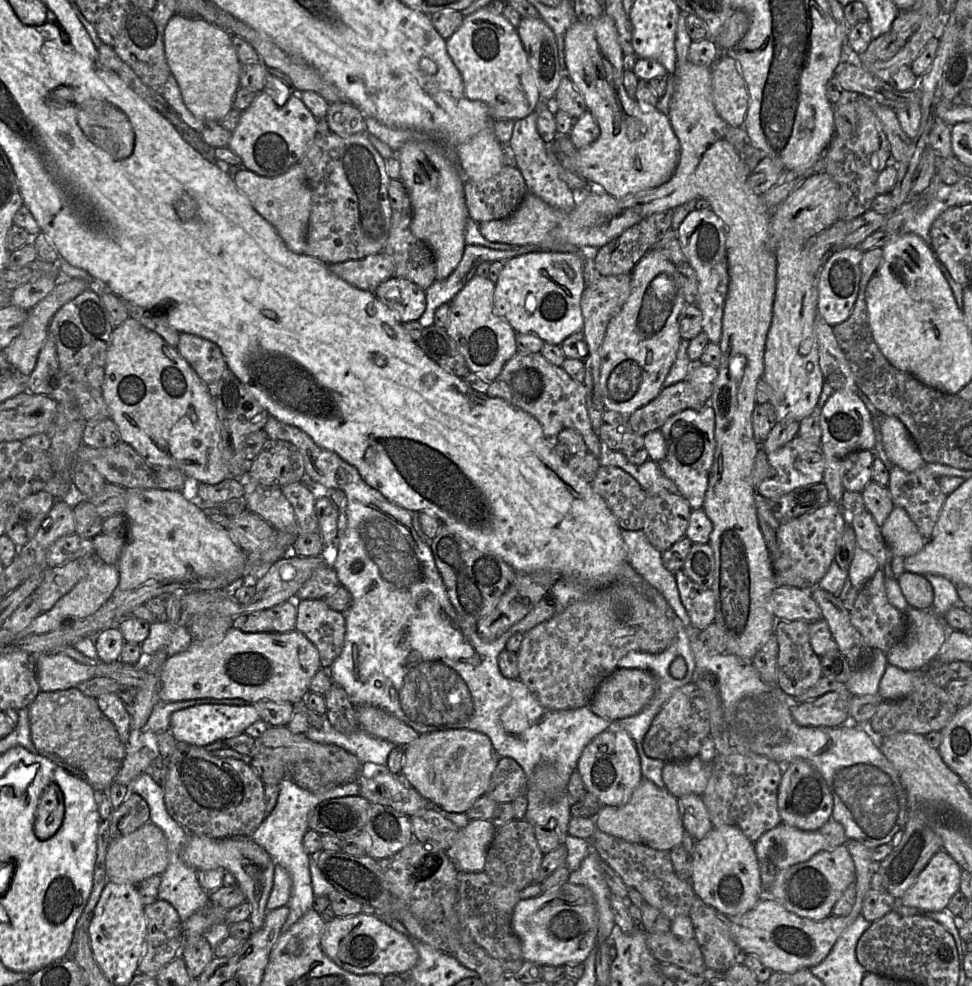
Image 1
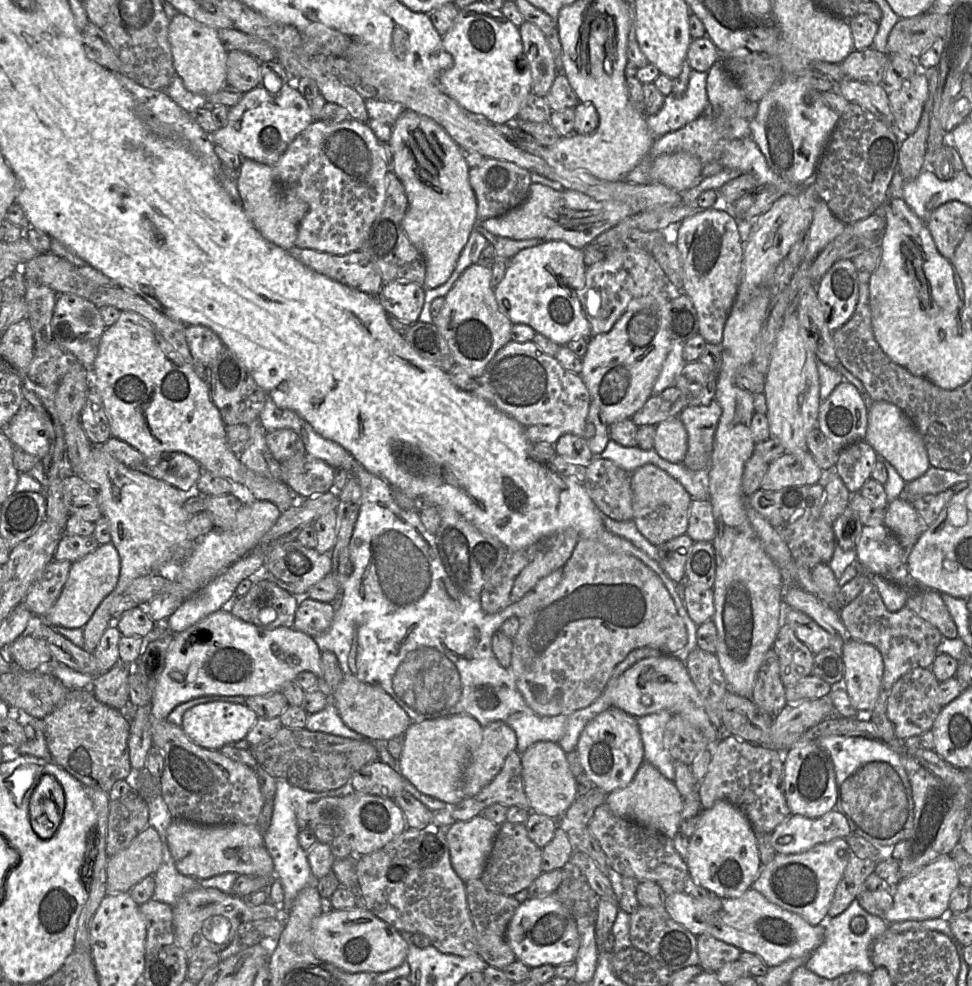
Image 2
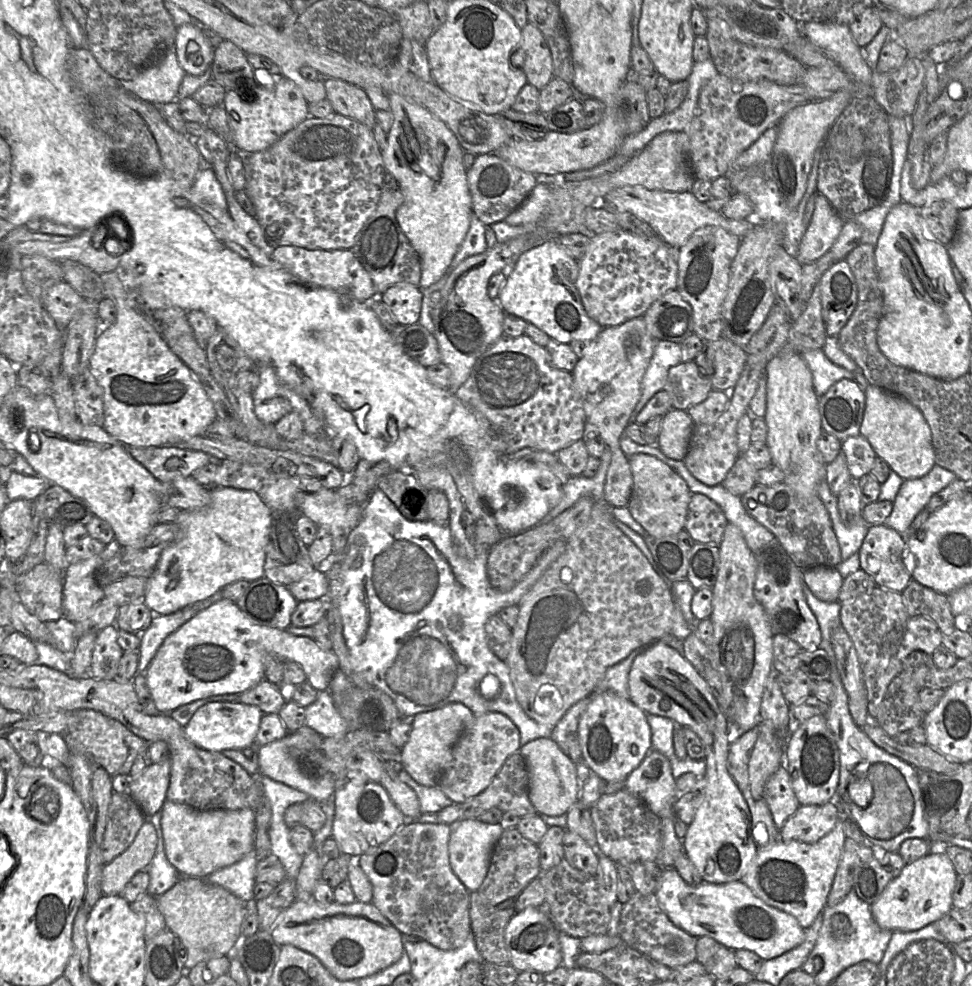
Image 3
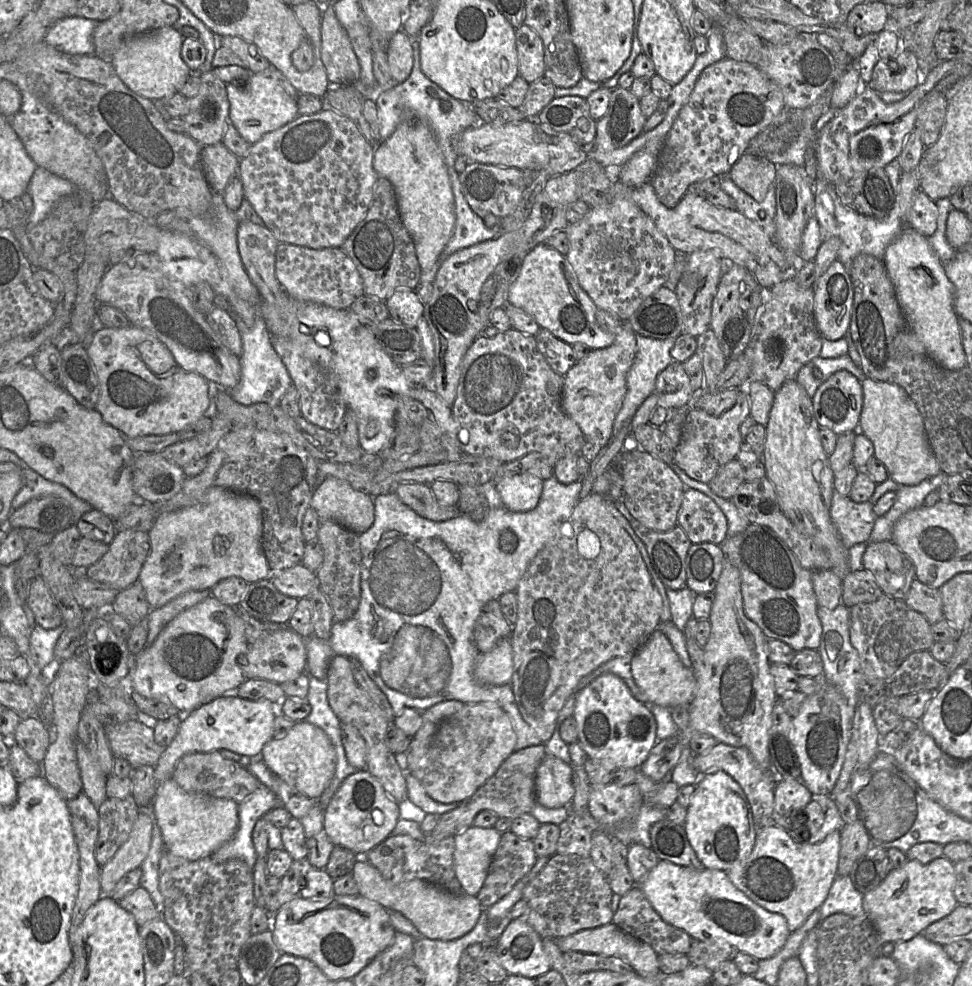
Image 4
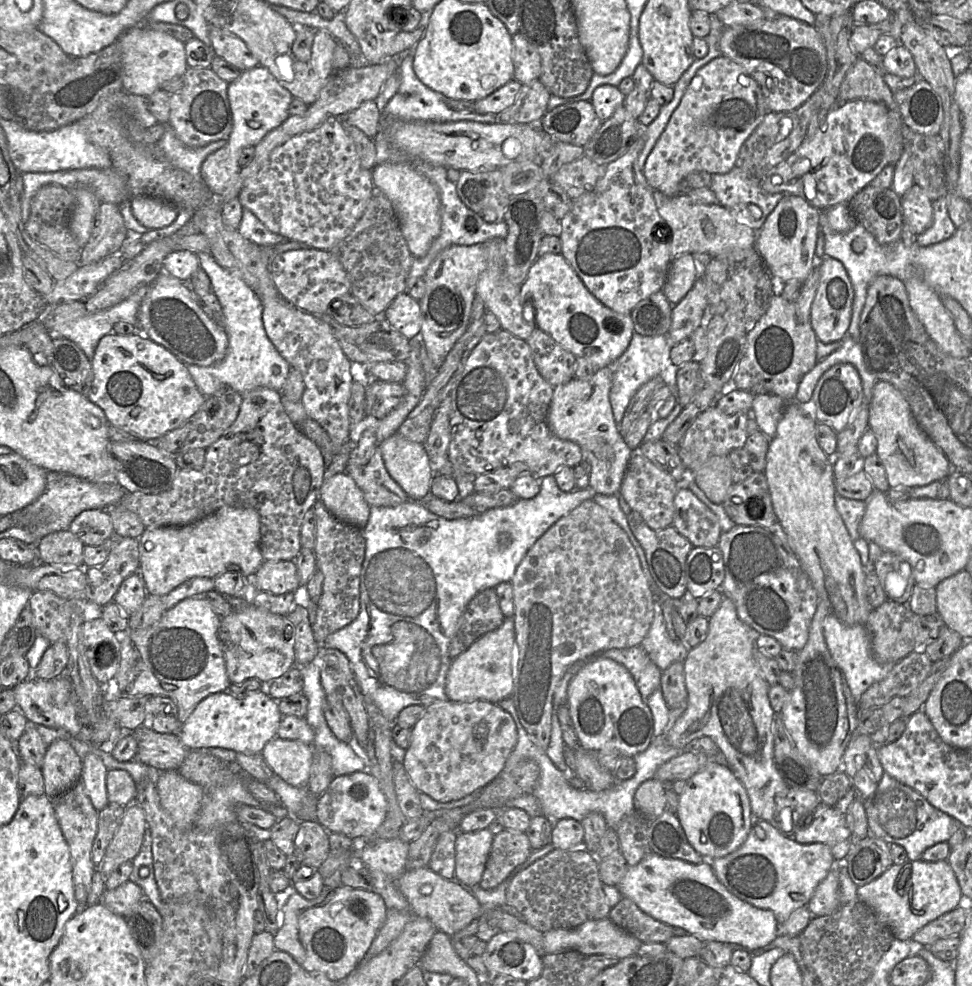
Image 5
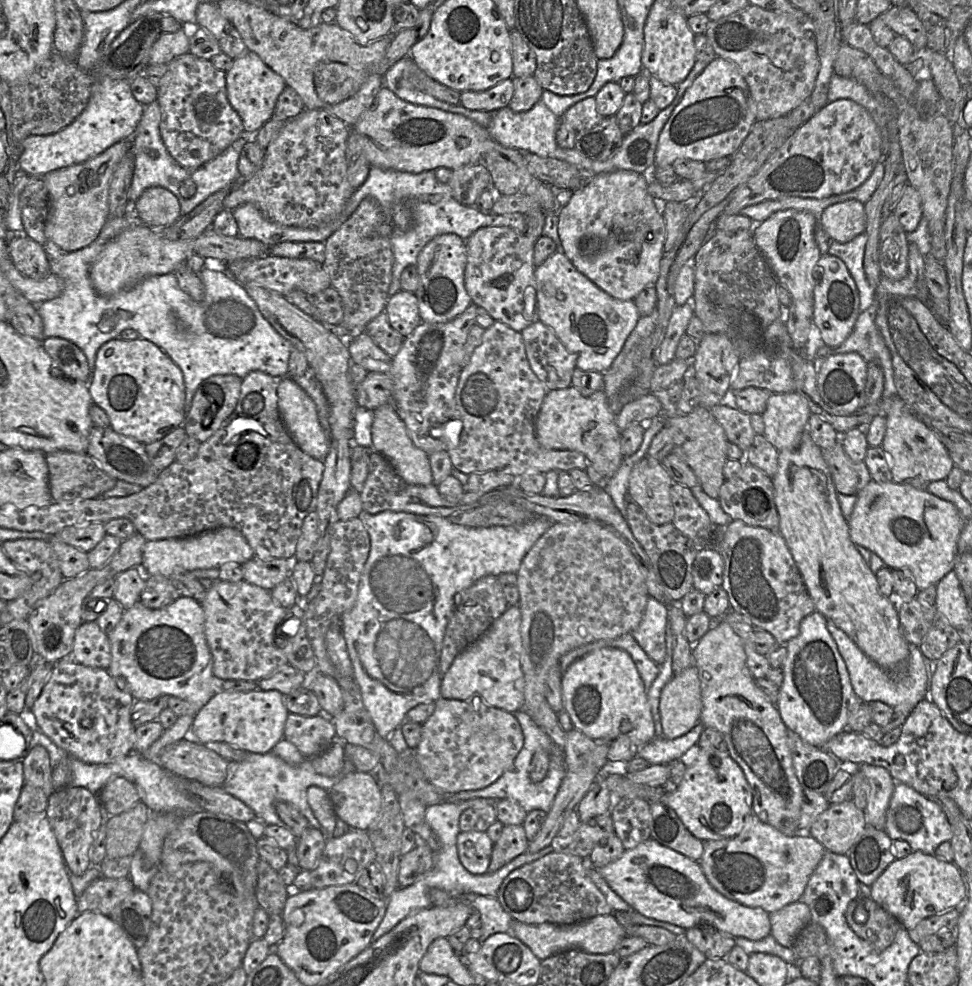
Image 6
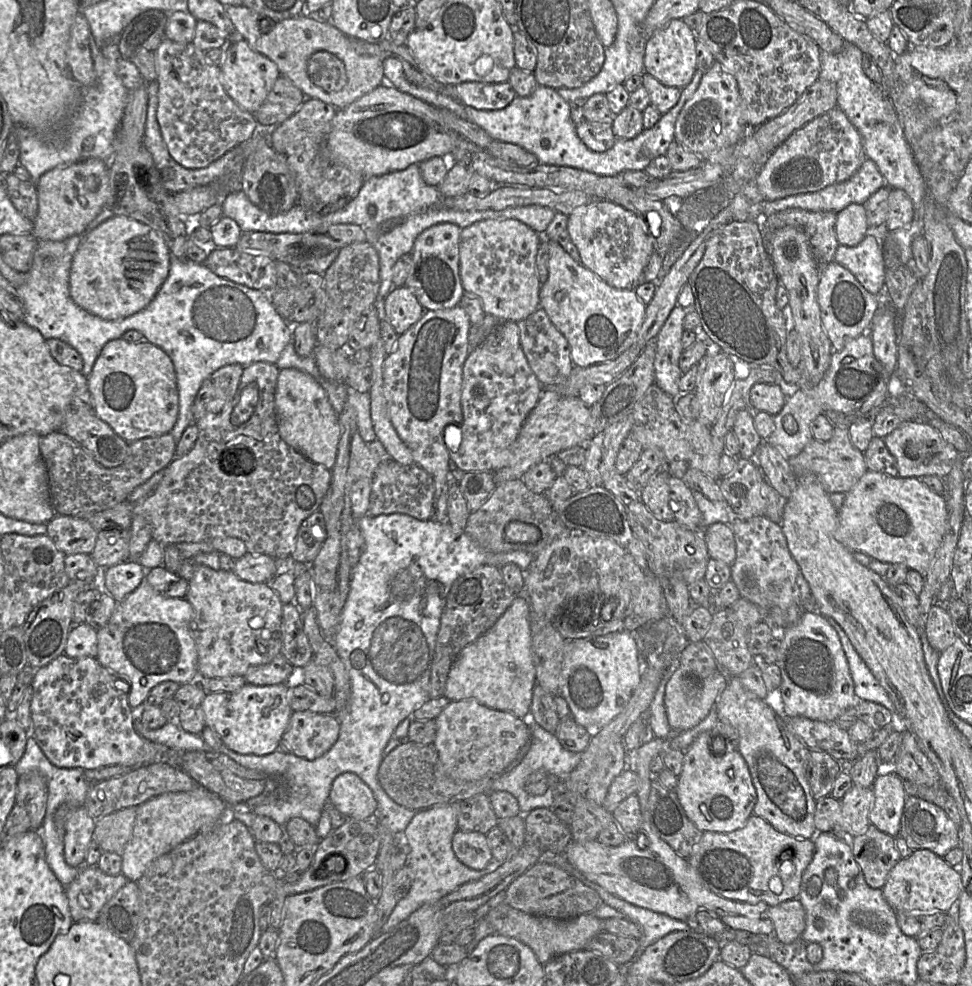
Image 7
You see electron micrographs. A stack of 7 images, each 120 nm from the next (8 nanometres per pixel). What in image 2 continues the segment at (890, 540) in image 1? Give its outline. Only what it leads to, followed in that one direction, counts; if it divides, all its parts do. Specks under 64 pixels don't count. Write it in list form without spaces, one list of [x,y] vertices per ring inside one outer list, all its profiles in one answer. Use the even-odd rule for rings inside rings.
[[[897,498],[888,504],[885,509],[883,525],[898,538],[915,537],[926,530],[922,518],[911,502],[905,498]]]

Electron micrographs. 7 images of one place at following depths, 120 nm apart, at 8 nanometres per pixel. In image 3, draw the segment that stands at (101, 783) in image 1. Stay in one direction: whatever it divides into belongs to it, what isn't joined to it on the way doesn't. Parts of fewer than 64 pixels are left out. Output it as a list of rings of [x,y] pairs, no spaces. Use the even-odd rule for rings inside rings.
[[[92,709],[73,710],[73,727],[64,735],[71,754],[91,757],[111,777],[129,775],[131,767],[140,753],[148,750],[145,740],[132,733],[125,725],[99,711]]]

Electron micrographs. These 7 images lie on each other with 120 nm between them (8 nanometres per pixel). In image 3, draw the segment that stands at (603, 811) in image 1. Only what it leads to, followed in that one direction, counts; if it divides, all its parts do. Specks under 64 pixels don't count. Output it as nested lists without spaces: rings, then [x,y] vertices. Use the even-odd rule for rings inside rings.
[[[650,750],[640,765],[625,779],[624,789],[640,797],[659,818],[674,817],[673,806],[679,793],[669,759],[656,750]]]

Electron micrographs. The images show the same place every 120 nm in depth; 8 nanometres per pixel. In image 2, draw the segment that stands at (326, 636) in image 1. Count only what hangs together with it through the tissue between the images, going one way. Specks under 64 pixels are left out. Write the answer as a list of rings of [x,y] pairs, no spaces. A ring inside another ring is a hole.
[[[300,597],[293,628],[311,637],[320,636],[331,627],[335,612],[336,608],[333,603]]]

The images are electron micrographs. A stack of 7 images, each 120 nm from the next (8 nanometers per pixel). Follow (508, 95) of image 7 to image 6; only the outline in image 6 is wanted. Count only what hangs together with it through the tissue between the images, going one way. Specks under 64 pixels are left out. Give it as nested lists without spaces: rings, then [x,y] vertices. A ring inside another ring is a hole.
[[[512,78],[504,80],[485,91],[464,91],[460,93],[460,104],[469,110],[493,113],[507,107],[514,94]]]

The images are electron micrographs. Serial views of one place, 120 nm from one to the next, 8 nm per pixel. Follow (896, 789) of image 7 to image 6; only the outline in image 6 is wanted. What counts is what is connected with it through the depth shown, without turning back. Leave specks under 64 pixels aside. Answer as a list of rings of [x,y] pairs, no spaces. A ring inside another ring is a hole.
[[[861,764],[858,769],[870,786],[867,806],[864,810],[865,822],[867,826],[884,830],[886,812],[897,782],[884,767]]]

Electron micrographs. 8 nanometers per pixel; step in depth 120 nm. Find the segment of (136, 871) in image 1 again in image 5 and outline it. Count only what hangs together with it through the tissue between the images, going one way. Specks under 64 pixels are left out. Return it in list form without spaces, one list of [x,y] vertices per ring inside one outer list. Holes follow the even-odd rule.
[[[132,803],[126,807],[121,823],[97,868],[107,877],[123,862],[133,860],[142,847],[148,825],[143,808]]]

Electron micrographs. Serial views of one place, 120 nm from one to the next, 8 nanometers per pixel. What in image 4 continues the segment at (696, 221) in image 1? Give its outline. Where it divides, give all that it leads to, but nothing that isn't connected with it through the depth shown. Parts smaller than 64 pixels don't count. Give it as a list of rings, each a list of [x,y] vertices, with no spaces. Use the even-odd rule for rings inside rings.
[[[696,251],[686,255],[686,267],[675,289],[683,323],[682,334],[698,337],[711,329],[712,303],[723,276],[722,258],[712,251]]]

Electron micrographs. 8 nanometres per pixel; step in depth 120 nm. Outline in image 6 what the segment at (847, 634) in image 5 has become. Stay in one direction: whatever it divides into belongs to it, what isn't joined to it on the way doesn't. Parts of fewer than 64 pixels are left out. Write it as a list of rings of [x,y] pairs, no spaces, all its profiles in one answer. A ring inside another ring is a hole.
[[[827,619],[827,629],[835,640],[838,650],[846,664],[850,682],[860,701],[867,703],[881,701],[891,706],[894,711],[910,713],[922,700],[929,698],[929,685],[933,675],[934,662],[921,652],[920,645],[909,644],[909,665],[906,672],[889,673],[870,659],[854,641],[834,622]]]

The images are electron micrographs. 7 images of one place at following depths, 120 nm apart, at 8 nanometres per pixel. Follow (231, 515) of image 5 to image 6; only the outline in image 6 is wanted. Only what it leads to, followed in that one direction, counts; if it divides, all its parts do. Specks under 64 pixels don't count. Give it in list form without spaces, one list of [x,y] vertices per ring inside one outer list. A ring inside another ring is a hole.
[[[222,527],[189,537],[146,541],[141,567],[148,576],[171,578],[178,573],[197,569],[219,569],[227,563],[241,566],[253,557],[253,549],[239,530]]]

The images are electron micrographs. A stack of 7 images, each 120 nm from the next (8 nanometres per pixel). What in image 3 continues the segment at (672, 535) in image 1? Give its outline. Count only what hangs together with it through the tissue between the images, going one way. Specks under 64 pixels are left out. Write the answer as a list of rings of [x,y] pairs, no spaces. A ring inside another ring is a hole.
[[[644,454],[628,457],[633,488],[628,508],[633,518],[654,537],[677,534],[684,529],[691,492],[684,479],[658,458]]]

